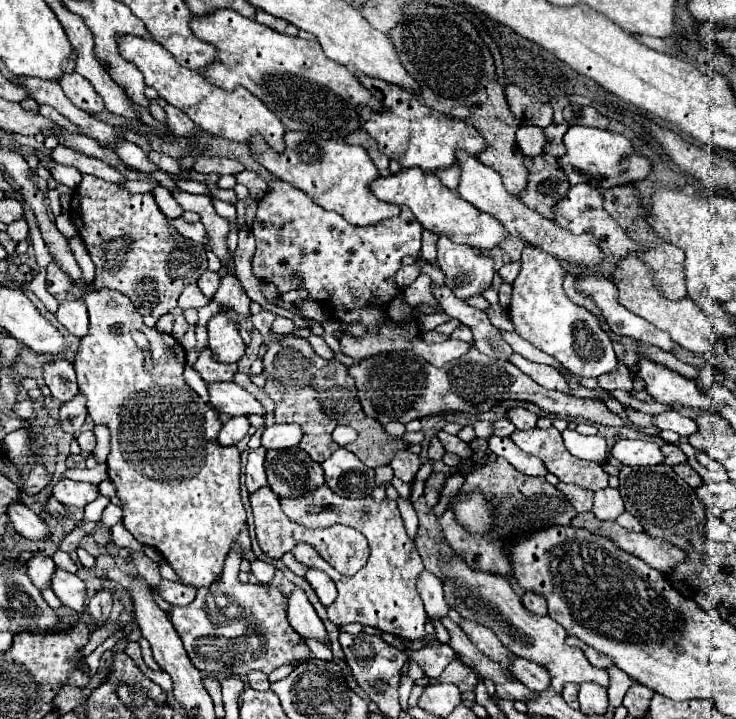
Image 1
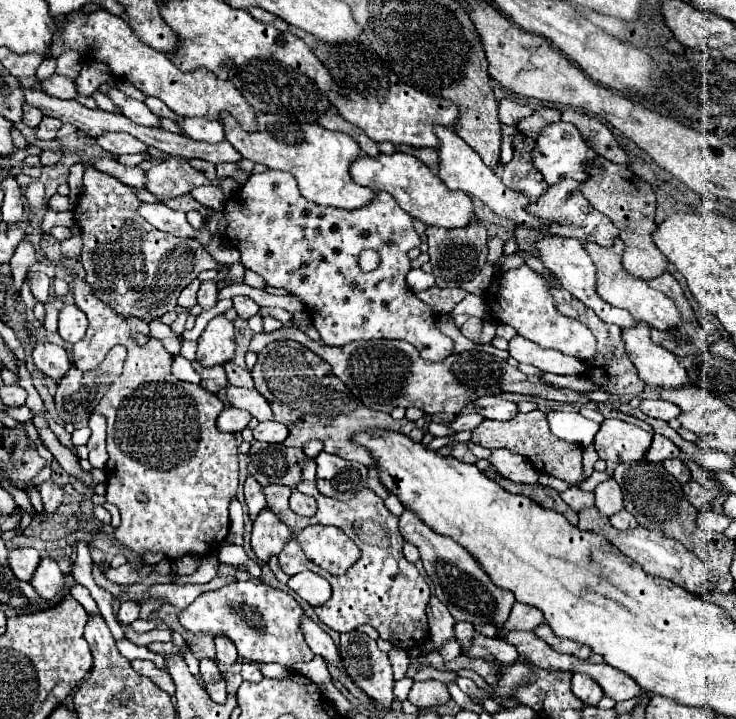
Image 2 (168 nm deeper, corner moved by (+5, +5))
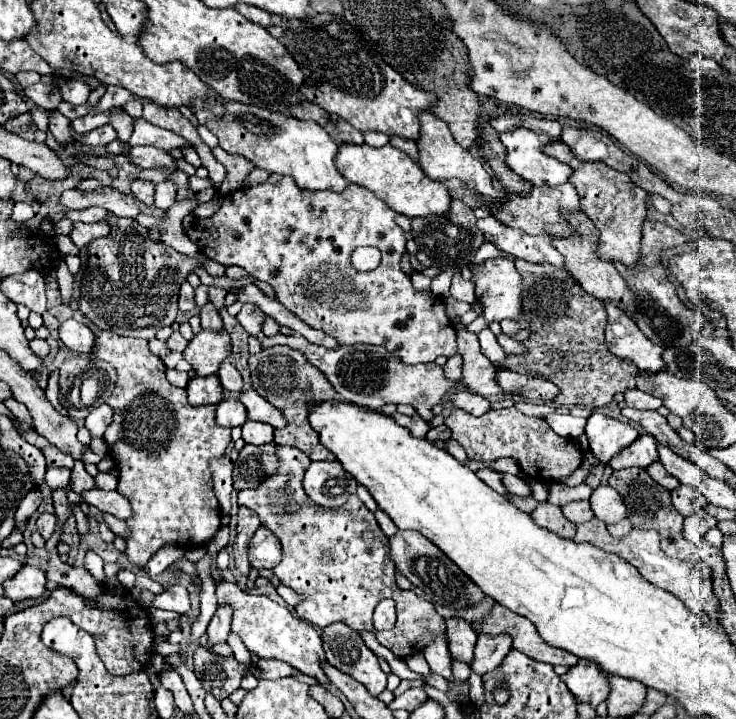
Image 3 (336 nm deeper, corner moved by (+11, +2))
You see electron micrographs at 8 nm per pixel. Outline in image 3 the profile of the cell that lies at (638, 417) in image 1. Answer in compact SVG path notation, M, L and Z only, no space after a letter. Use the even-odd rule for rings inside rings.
M498 371L496 383L504 393L522 395L530 401L552 401L556 397L556 387L548 379L532 377L532 375L518 375L512 371Z

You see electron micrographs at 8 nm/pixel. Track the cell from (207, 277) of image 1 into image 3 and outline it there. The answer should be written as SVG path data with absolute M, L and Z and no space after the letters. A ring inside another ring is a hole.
M206 303L200 309L200 319L202 319L202 329L210 329L210 331L222 329L222 317L218 315L218 309L212 303Z

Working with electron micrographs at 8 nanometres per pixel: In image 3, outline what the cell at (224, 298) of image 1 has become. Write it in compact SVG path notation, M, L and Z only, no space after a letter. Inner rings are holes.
M244 303L242 311L238 313L240 325L250 333L250 335L262 335L262 325L264 325L266 315L252 303Z

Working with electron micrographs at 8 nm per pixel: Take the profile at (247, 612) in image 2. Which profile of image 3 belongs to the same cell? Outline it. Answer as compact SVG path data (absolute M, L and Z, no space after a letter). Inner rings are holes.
M220 579L216 585L216 595L218 603L228 603L234 609L232 617L232 633L240 635L244 645L248 647L250 653L262 657L262 659L278 659L294 669L310 675L316 679L320 685L330 683L326 673L322 671L322 663L326 661L324 649L322 649L322 639L314 631L314 627L298 617L294 617L286 607L270 601L264 595L250 595L242 591L236 583L230 583L226 579Z

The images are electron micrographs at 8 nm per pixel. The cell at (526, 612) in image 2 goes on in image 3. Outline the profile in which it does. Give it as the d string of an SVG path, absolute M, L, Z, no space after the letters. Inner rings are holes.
M478 635L478 643L474 649L474 659L470 663L470 669L476 675L484 675L492 669L496 669L502 659L508 655L508 651L512 649L512 639L510 637L488 637L488 635Z

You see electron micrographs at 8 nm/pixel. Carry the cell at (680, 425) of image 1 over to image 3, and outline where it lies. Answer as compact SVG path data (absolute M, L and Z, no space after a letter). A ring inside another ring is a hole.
M626 389L624 401L628 407L634 407L634 409L658 409L662 405L658 397L648 395L646 391L640 391L640 389Z

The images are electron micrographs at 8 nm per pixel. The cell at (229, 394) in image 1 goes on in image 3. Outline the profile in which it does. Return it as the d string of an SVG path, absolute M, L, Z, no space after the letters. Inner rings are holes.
M254 389L250 391L244 391L240 393L238 397L244 407L248 409L248 419L252 421L262 421L262 423L268 423L272 425L274 429L284 429L286 427L286 417L282 415L282 411L278 407L274 407L270 401L266 401L264 397L260 397Z

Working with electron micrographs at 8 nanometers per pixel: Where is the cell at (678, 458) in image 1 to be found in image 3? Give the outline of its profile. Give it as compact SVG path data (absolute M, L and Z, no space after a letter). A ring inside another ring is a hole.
M640 435L632 445L624 447L622 453L612 457L610 467L612 469L624 469L624 467L648 467L650 463L658 461L656 453L656 439L652 435Z

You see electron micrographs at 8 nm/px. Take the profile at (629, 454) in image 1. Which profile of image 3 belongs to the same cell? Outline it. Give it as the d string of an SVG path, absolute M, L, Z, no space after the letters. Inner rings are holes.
M594 411L586 423L586 437L590 443L590 453L600 463L608 463L614 455L638 439L638 431L628 423Z

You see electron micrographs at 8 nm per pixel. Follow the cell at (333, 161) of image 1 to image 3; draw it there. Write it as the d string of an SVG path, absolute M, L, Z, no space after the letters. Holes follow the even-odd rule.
M192 101L190 109L194 111L196 119L200 119L200 125L208 127L220 139L220 147L224 147L228 153L244 155L256 167L270 173L290 175L300 185L300 189L332 189L340 193L348 185L334 165L338 145L332 141L332 137L328 137L328 133L324 133L324 129L320 129L316 121L300 121L290 115L238 101L224 103L222 117L214 117L206 107L202 107L202 101Z

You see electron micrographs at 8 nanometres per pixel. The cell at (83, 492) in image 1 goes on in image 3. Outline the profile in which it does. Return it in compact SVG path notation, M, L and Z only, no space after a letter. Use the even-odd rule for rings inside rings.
M44 513L36 521L36 531L44 537L44 541L50 539L50 535L54 533L54 527L56 527L56 517L52 513Z

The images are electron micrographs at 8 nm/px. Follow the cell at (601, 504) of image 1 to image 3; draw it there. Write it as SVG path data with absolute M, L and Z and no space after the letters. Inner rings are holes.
M610 485L596 487L590 497L590 505L594 515L604 523L618 523L624 517L628 517L628 509L624 505L622 495Z

